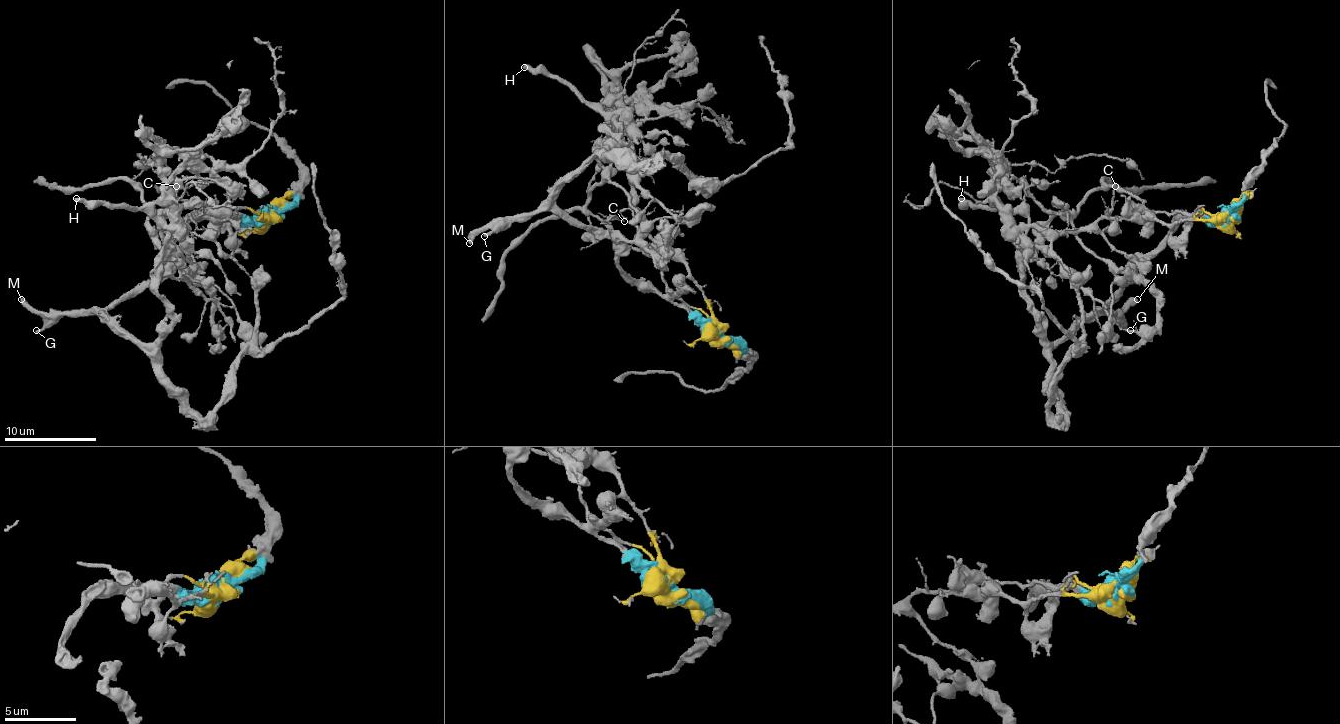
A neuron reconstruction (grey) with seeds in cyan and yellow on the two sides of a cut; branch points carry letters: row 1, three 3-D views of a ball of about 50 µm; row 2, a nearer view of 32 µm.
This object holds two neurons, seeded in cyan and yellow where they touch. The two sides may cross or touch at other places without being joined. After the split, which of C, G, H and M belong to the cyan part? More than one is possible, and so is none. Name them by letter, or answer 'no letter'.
G, M

